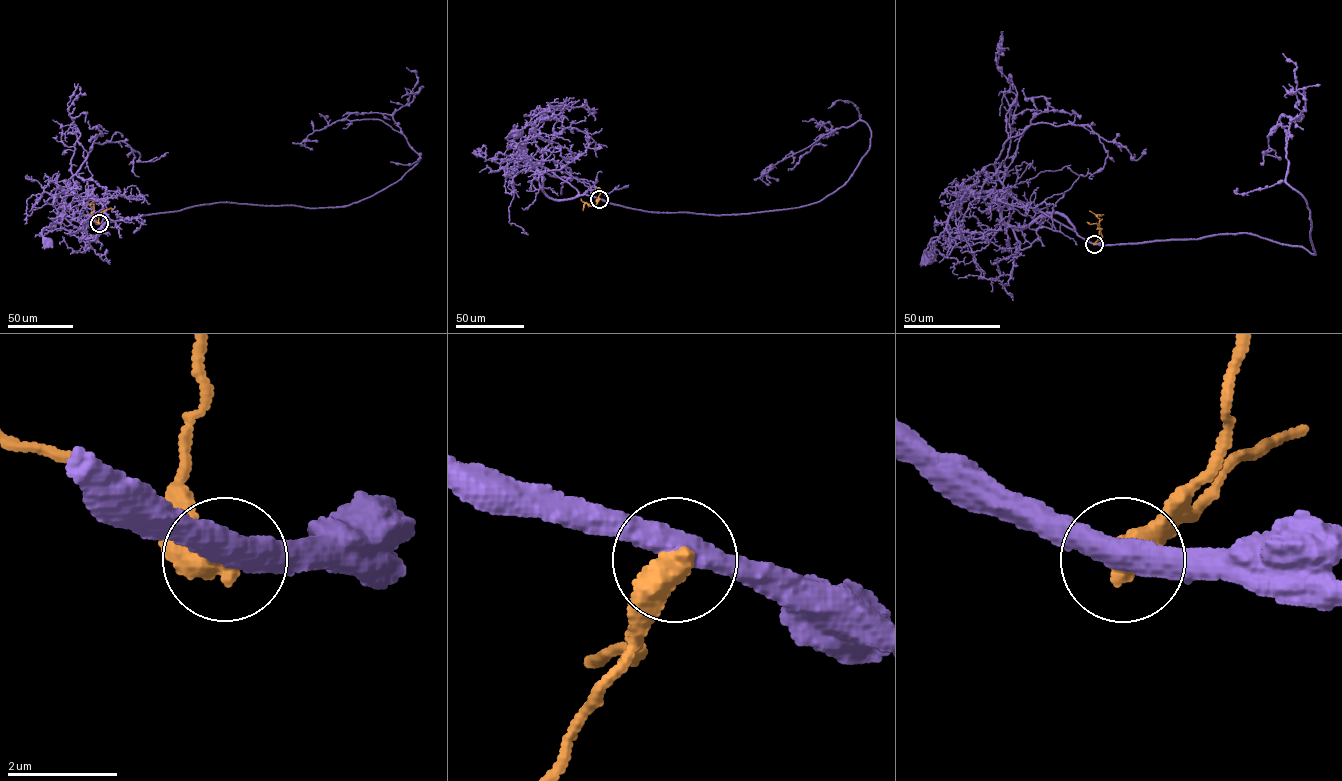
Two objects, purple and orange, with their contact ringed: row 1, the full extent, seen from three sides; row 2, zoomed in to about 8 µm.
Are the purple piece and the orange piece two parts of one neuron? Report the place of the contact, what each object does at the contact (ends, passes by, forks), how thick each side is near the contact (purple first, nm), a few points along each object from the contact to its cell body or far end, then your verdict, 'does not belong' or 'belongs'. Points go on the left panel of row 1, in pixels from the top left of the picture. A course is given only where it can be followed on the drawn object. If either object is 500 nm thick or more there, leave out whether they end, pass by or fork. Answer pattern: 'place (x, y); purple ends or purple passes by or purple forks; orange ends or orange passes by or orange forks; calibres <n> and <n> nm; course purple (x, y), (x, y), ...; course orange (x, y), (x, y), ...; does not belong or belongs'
place (99, 223); calibres 440 and 600 nm; course purple (99, 223), (60, 206), (58, 217), (62, 218), (60, 215), (52, 227), (44, 227), (42, 232), (48, 242); course orange (99, 223), (92, 219), (93, 204), (87, 203); does not belong

